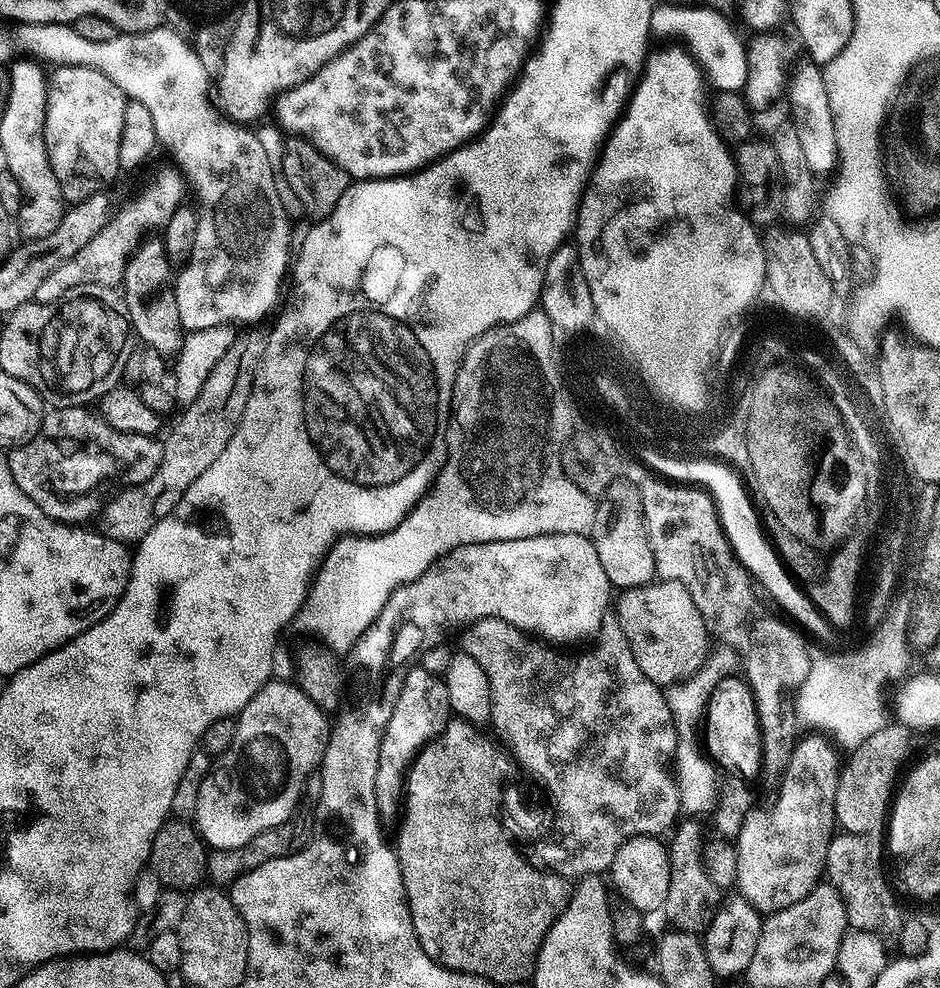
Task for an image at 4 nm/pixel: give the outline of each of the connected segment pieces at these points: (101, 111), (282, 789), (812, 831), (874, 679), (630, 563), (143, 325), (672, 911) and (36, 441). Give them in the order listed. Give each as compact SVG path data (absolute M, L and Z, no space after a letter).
M56 66L51 69L47 82L46 154L65 201L69 205L81 204L94 194L108 190L116 175L121 175L118 148L122 142L126 97L106 74L93 68Z
M269 679L267 684L263 684L258 690L258 694L254 694L254 698L250 698L250 702L246 702L246 706L235 717L234 720L234 736L230 738L230 746L226 746L226 750L221 756L215 757L214 763L209 767L206 778L202 778L202 786L198 790L198 806L196 807L196 815L194 817L194 827L201 840L212 850L234 850L246 846L246 842L250 842L254 838L258 838L258 834L262 834L266 830L276 828L279 824L284 824L297 811L296 803L300 800L300 795L304 792L304 783L308 780L308 775L315 773L319 769L324 751L328 745L328 733L330 731L330 720L327 720L325 709L320 708L300 689L295 682L288 684L284 680Z
M820 736L809 737L806 740L801 739L792 751L788 769L778 781L780 797L765 812L749 812L742 830L734 837L738 854L735 887L739 895L749 900L761 914L771 914L794 902L802 902L802 898L806 898L806 894L810 894L810 890L814 890L821 883L828 862L828 847L838 828L834 802L842 766L838 760L836 762L836 754L828 746L827 739Z
M881 627L880 637L861 652L848 652L845 656L817 655L796 691L794 707L797 721L803 727L805 724L813 728L813 733L823 734L833 741L836 739L844 750L862 746L870 734L884 727L884 694L880 687L884 680L899 681L909 671L908 663L913 653L907 639L903 635L896 636L894 629L886 627Z
M618 478L604 491L604 495L596 500L596 513L592 523L590 539L602 562L602 570L606 570L606 578L612 583L613 589L623 590L633 588L636 585L650 584L657 579L654 552L650 550L650 538L646 534L646 522L644 511L640 502L640 489L625 478Z
M163 241L147 244L133 253L125 268L122 281L124 305L135 339L145 348L153 347L164 357L175 358L184 345L186 329L182 326L182 318L178 318L174 266L164 253Z
M684 819L675 825L674 831L671 833L671 836L673 835L672 844L670 840L667 845L668 861L670 862L670 890L666 890L666 902L662 912L663 915L668 915L668 920L672 923L669 925L675 931L702 934L708 929L714 914L720 909L722 889L714 882L710 882L704 869L699 826L692 821L695 819Z
M84 406L45 411L38 434L26 446L7 453L10 474L14 474L18 490L55 520L88 522L84 520L99 513L108 484L131 486L146 482L158 470L158 462L162 462L164 445L156 436L114 430L95 411L88 411L92 410Z

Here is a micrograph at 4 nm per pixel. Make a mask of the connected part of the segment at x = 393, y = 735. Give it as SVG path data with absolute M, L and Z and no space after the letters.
M419 666L409 667L404 673L398 702L394 702L394 710L390 714L390 722L386 722L386 730L382 734L378 750L373 790L376 795L376 810L381 821L397 819L406 791L406 777L413 760L424 749L425 744L429 744L445 728L452 715L450 698L446 694L443 679L437 673L428 673Z

